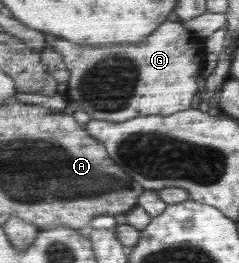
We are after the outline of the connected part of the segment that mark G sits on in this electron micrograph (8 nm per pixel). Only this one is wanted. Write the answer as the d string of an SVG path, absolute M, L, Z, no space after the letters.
M163 21L153 34L137 44L111 44L111 46L88 45L65 40L54 34L44 33L46 44L63 57L70 72L68 89L73 103L86 112L91 119L125 123L136 116L172 115L189 109L196 92L197 78L201 75L206 60L205 39L188 31L180 22Z

